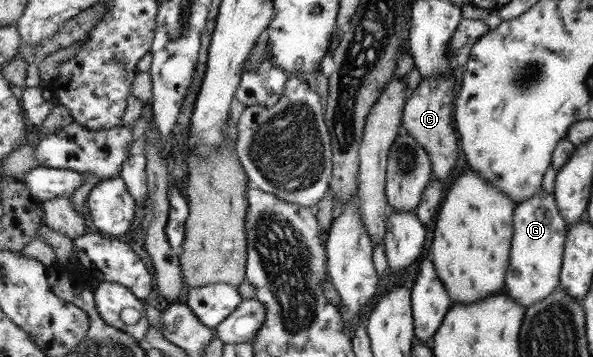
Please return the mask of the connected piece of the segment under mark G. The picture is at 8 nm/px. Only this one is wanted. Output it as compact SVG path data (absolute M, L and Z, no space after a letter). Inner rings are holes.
M540 190L516 205L515 238L512 241L511 264L507 270L506 293L516 298L524 308L544 300L559 285L568 232L569 226L560 214L554 193Z

